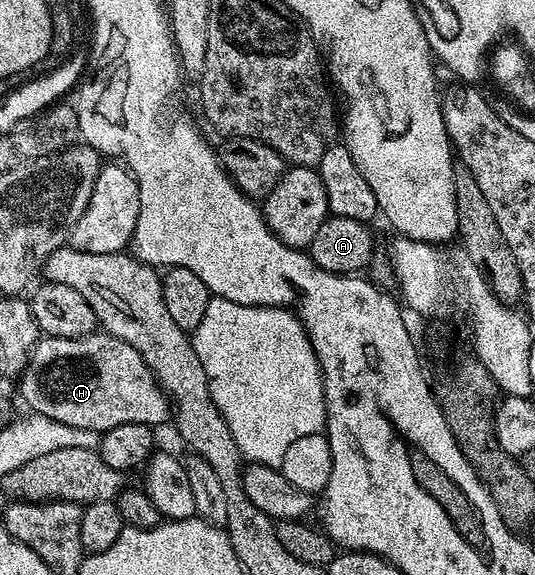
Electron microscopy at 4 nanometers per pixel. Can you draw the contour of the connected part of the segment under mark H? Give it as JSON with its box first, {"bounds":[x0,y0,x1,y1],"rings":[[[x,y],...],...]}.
{"bounds":[20,331,172,435],"rings":[[[95,331],[83,337],[43,336],[30,350],[20,380],[22,397],[31,414],[39,413],[71,427],[90,428],[99,435],[112,427],[120,427],[120,423],[159,427],[172,417],[172,402],[158,384],[154,372],[144,363],[140,351],[105,331]]]}

